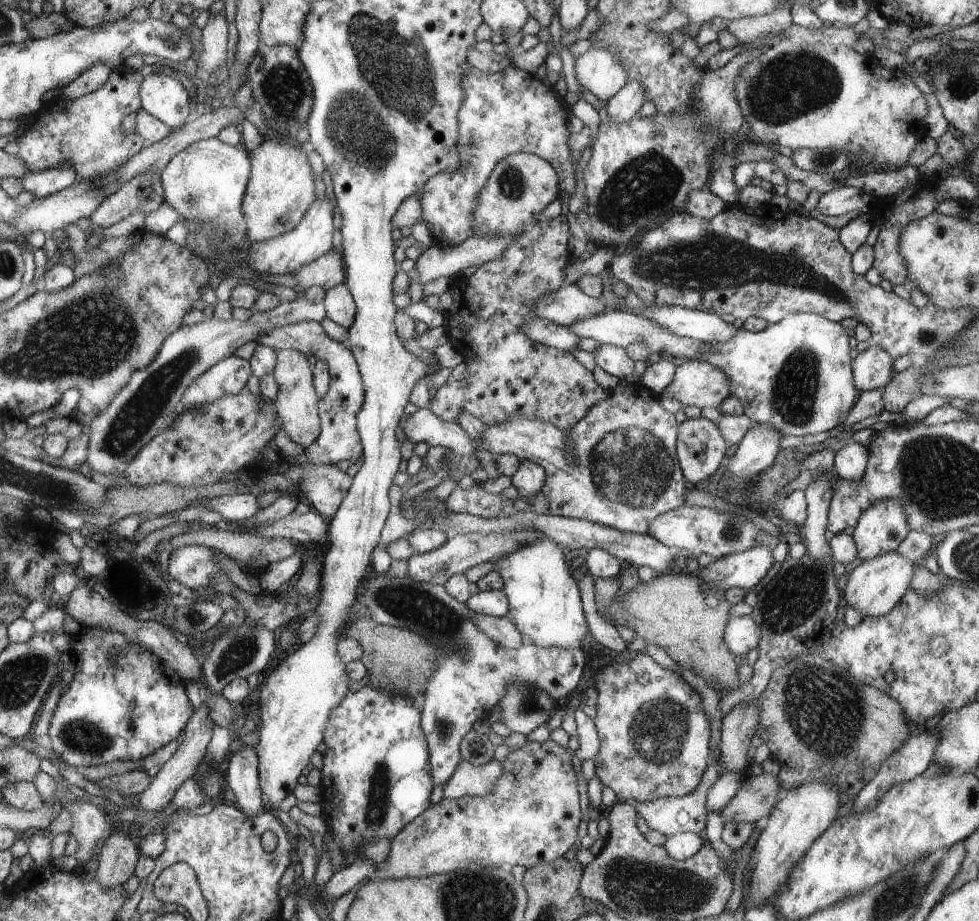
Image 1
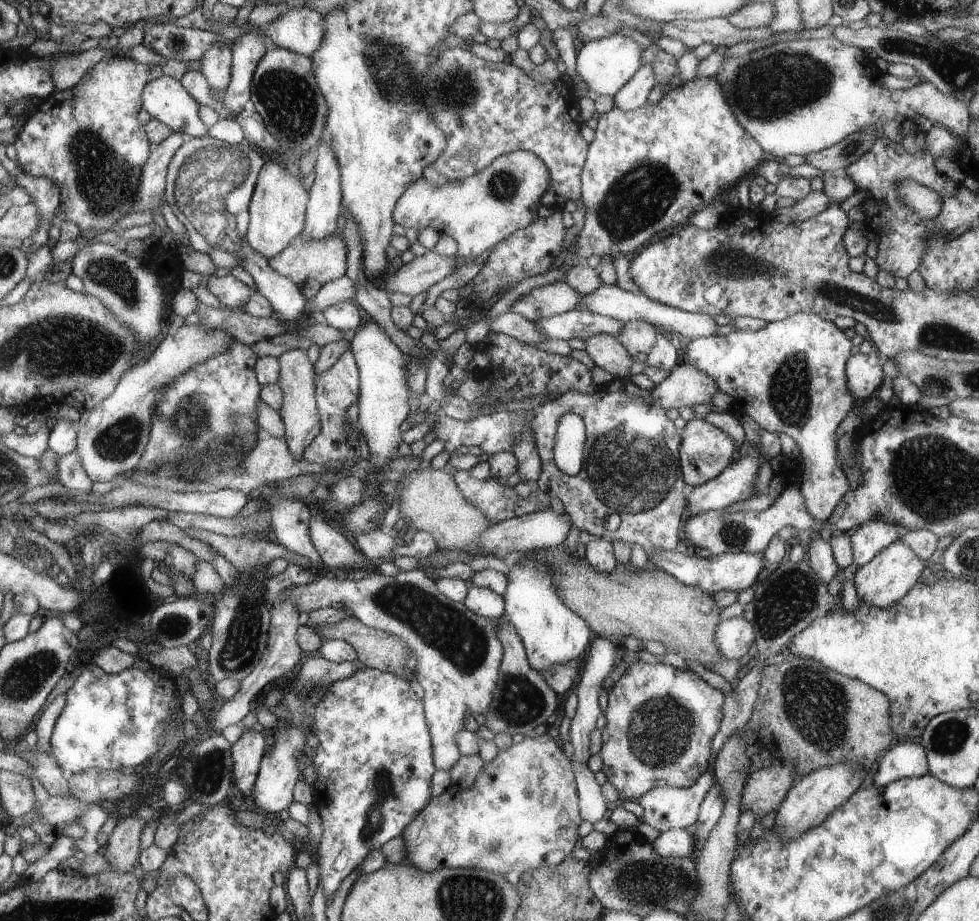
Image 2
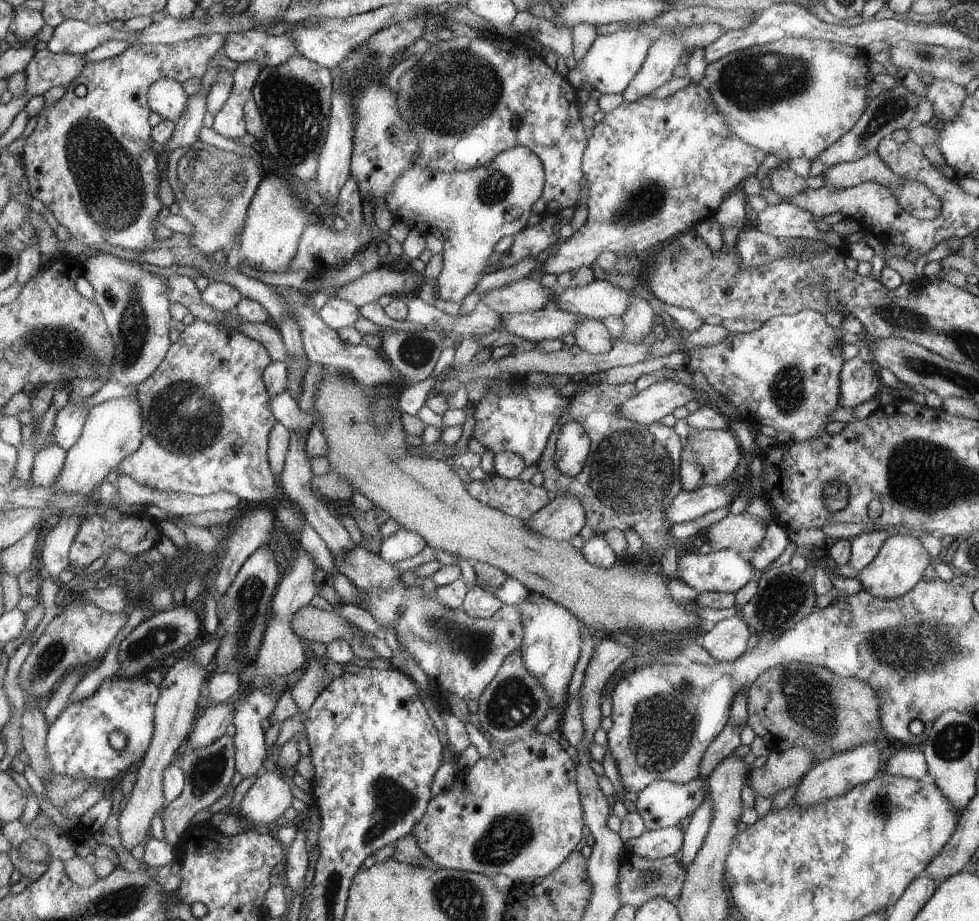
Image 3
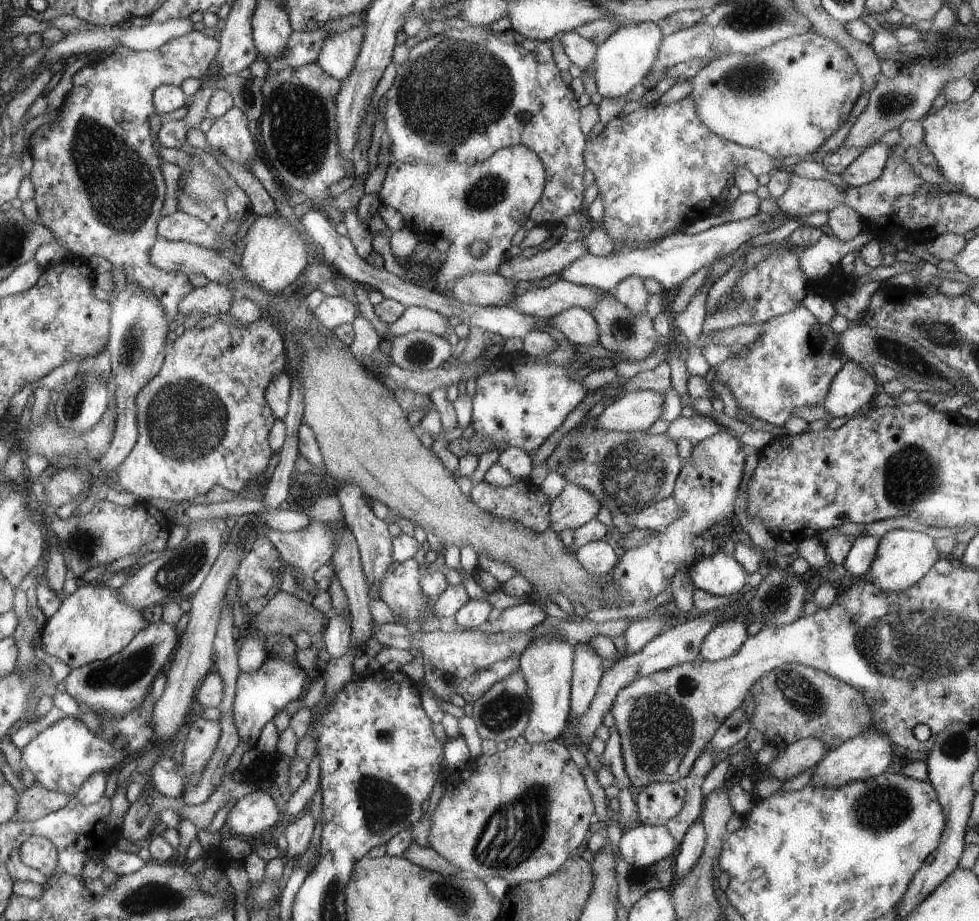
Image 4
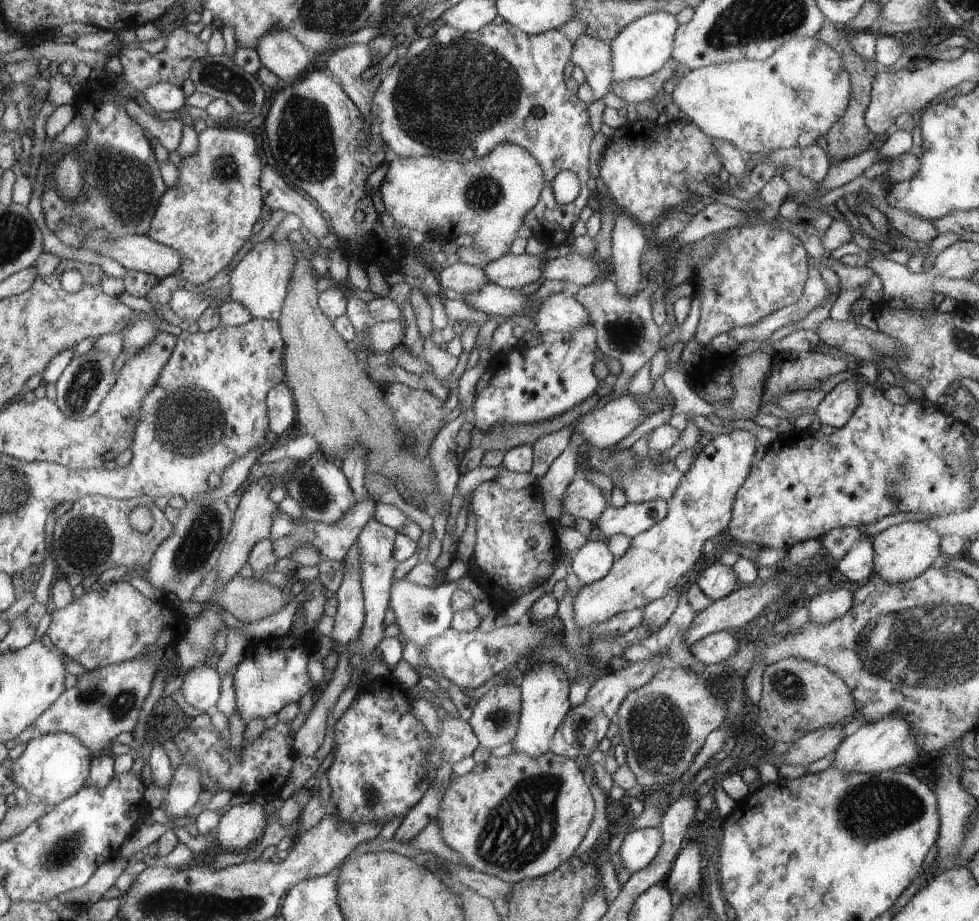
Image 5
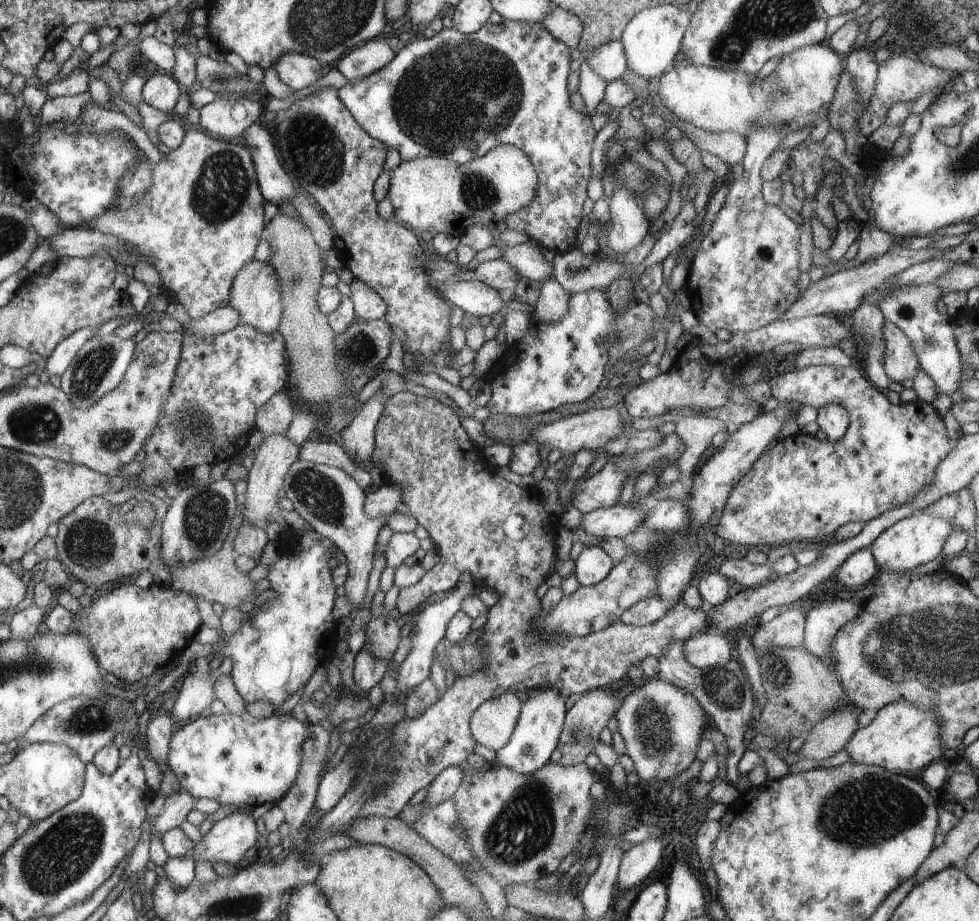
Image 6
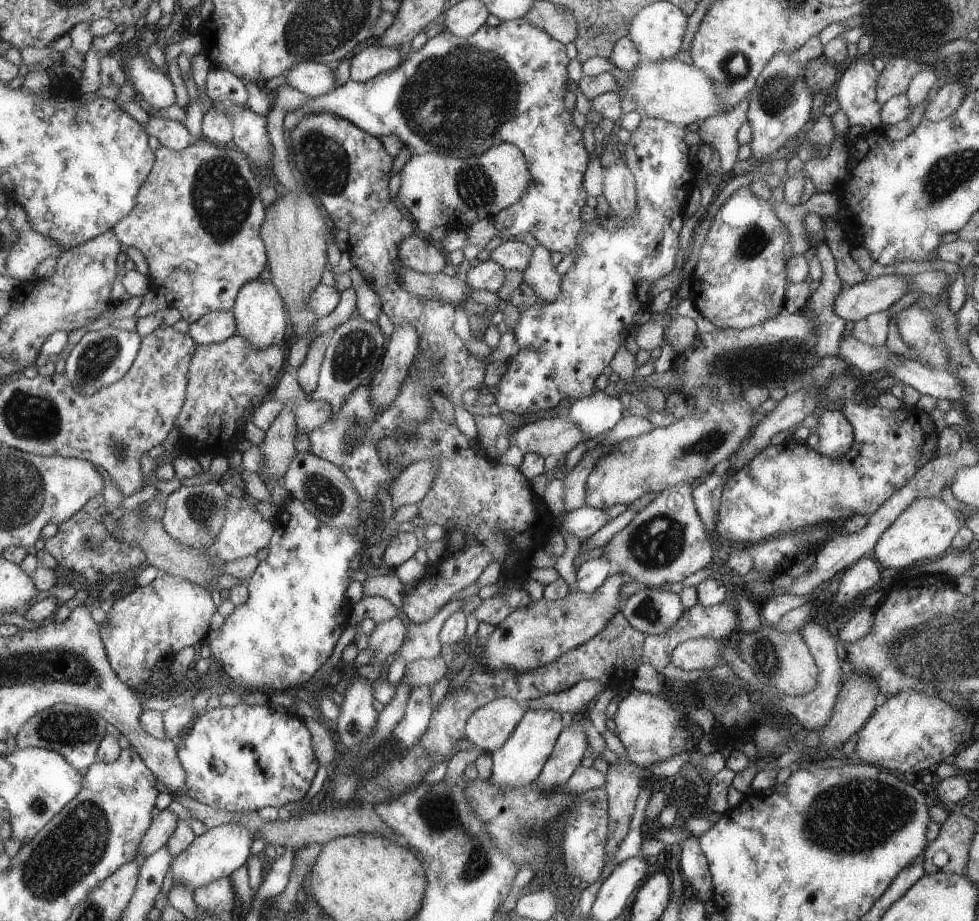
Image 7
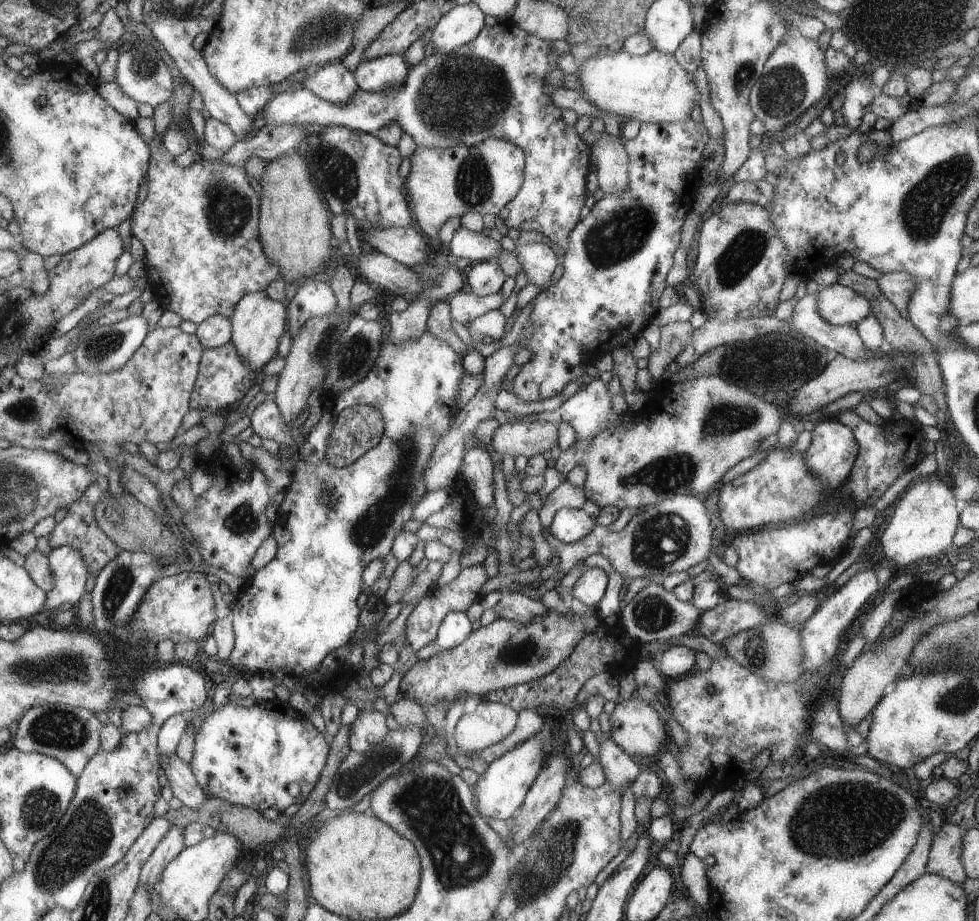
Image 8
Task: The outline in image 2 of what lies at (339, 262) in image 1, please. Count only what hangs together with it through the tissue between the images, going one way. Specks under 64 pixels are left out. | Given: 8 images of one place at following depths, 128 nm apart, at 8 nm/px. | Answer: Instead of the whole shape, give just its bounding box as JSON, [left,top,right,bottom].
[269,232,347,288]

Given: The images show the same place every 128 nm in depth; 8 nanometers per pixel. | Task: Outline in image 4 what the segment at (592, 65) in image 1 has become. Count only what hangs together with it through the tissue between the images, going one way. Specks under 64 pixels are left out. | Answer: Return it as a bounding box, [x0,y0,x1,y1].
[593,21,664,98]

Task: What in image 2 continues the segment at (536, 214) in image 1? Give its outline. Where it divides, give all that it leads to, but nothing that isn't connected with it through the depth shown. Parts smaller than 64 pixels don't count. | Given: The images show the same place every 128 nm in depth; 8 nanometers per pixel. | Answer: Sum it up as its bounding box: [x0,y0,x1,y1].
[394,150,550,268]

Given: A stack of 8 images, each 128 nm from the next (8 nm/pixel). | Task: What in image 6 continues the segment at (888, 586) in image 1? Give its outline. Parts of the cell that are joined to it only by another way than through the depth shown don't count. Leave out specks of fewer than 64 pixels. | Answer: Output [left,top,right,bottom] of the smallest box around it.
[869,511,955,576]

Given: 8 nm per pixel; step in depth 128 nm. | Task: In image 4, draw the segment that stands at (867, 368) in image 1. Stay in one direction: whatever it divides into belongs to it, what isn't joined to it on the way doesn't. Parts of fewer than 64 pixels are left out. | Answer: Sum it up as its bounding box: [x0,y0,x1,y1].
[824,361,874,418]

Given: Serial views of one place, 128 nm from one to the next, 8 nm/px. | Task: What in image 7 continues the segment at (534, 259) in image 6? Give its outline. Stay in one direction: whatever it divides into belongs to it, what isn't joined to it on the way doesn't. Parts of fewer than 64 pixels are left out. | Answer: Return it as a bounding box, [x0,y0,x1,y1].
[483,239,533,273]

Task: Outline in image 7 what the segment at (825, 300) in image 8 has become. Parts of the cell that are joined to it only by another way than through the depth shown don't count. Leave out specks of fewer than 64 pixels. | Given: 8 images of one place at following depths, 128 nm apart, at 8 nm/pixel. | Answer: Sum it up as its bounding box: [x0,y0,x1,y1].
[833,275,908,322]

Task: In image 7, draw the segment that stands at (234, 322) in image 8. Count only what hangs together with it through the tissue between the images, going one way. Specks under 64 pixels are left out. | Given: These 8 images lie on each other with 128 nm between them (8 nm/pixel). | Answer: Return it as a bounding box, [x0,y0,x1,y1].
[231,278,290,350]

